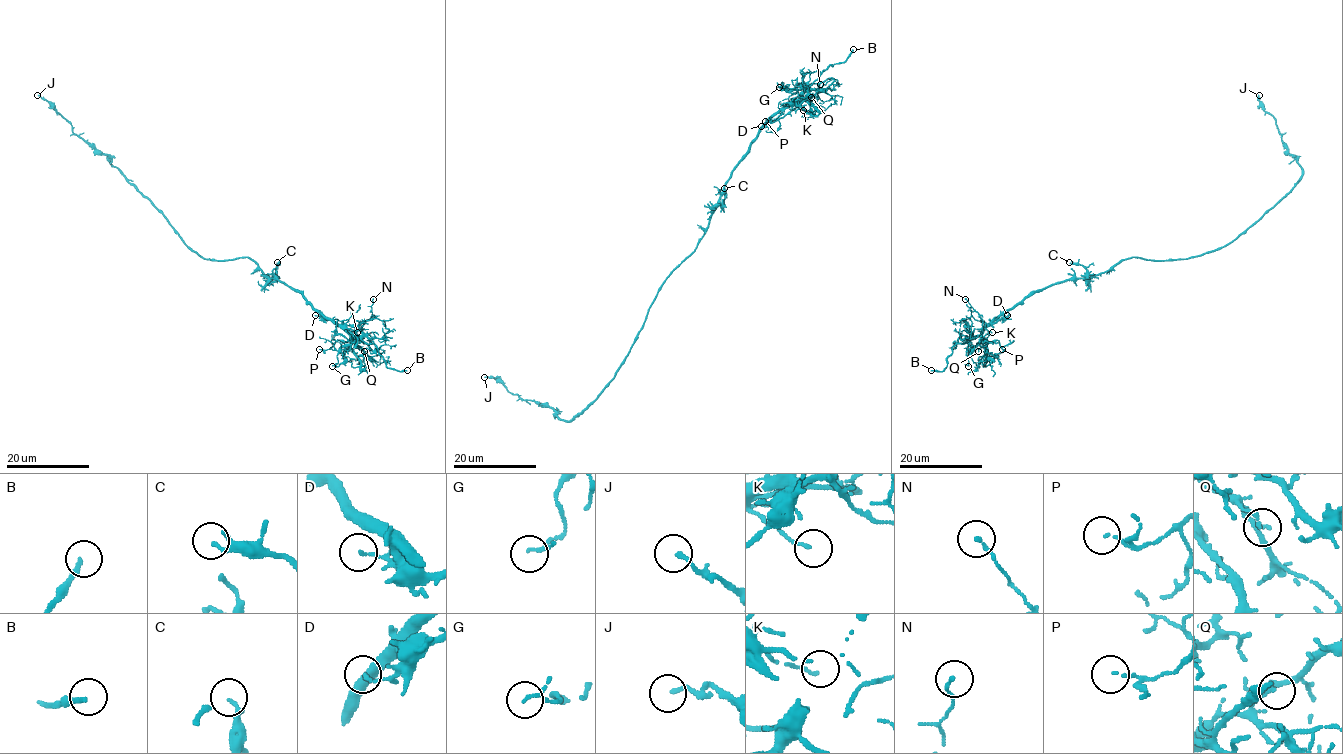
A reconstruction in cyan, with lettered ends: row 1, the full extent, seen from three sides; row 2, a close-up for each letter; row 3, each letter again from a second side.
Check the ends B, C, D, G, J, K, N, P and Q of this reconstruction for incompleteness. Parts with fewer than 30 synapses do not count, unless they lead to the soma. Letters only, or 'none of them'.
B

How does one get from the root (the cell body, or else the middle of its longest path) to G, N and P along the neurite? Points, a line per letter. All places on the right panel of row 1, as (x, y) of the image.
G: (1157, 260), (1129, 257), (1088, 278), (1060, 281), (1026, 295), (970, 340), (968, 366)
N: (1157, 260), (1129, 257), (1088, 278), (1048, 285), (1026, 295), (983, 330), (982, 319), (965, 299)
P: (1157, 260), (1129, 257), (1088, 278), (1060, 281), (1026, 295), (983, 332), (986, 340), (997, 340), (1002, 349)

